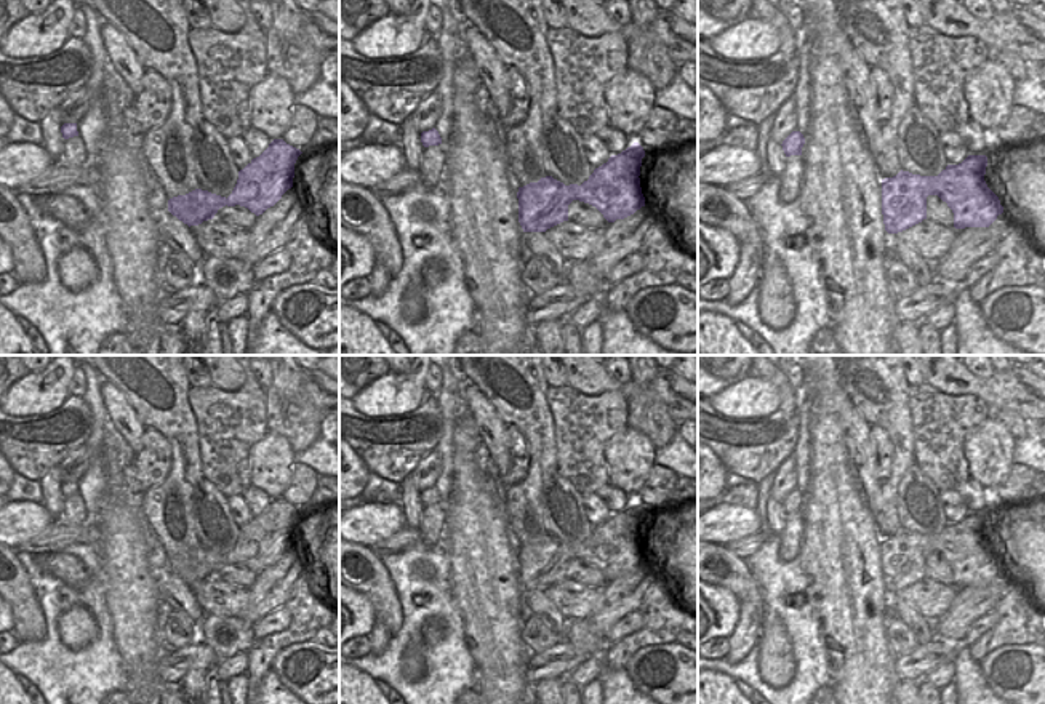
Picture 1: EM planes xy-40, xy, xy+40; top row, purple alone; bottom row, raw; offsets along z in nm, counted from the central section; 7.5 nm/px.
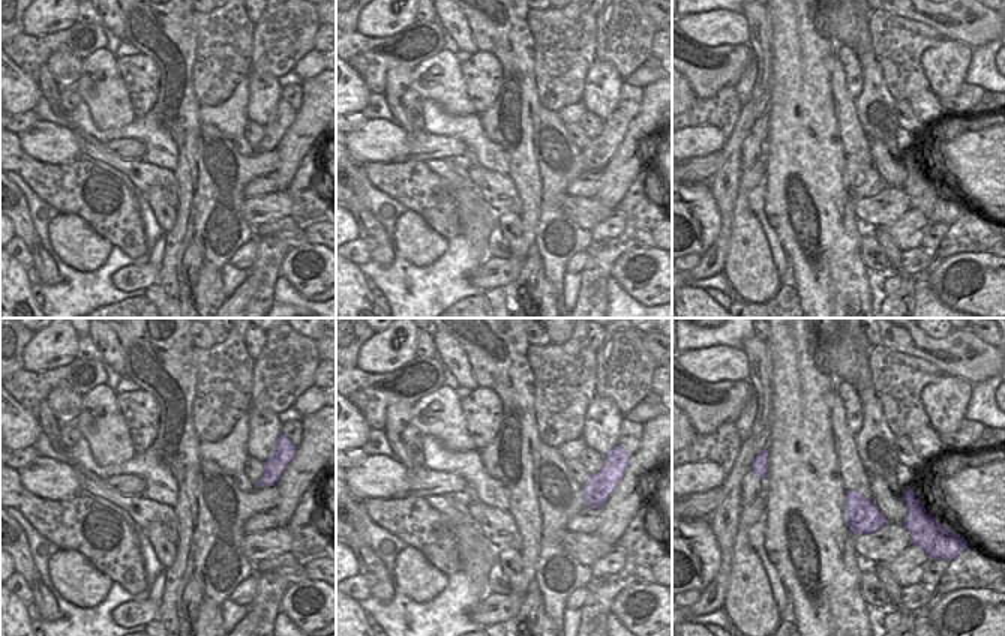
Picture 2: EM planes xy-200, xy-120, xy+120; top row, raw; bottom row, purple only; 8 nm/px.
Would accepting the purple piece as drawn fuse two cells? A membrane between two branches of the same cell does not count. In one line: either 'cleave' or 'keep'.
cleave

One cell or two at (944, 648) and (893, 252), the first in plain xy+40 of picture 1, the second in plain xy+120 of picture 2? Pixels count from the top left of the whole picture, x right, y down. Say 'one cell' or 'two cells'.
two cells

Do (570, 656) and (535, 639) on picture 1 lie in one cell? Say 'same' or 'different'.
different

